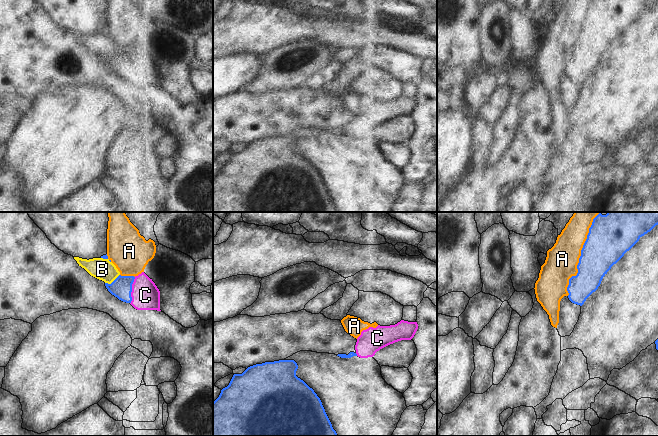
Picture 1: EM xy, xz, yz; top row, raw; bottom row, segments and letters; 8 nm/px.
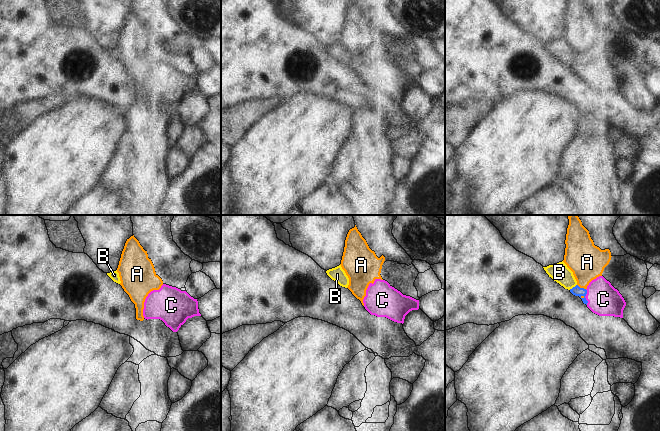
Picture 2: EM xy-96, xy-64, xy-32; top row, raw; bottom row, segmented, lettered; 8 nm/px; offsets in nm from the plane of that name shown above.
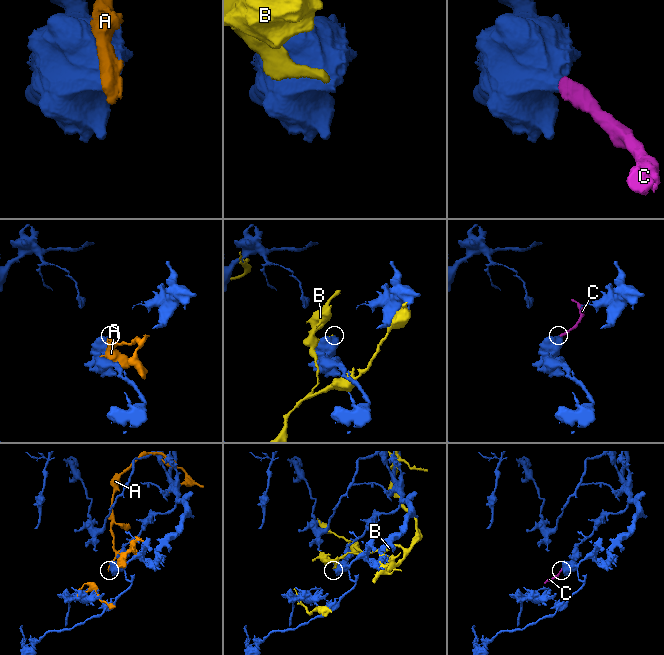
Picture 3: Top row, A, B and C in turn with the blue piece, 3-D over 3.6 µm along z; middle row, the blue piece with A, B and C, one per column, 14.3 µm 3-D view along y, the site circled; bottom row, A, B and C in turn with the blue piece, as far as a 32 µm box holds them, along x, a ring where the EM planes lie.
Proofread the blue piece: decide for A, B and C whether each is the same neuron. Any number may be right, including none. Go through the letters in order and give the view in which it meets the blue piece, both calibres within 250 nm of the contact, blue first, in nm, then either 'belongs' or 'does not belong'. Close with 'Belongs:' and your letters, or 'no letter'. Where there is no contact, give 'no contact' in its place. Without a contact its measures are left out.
A: yz | 340/260 nm | does not belong
B: xy | 170/170 nm | does not belong
C: xy | 170/220 nm | belongs
Belongs: C

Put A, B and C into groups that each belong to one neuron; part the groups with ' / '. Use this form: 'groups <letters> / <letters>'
groups A / B / C

